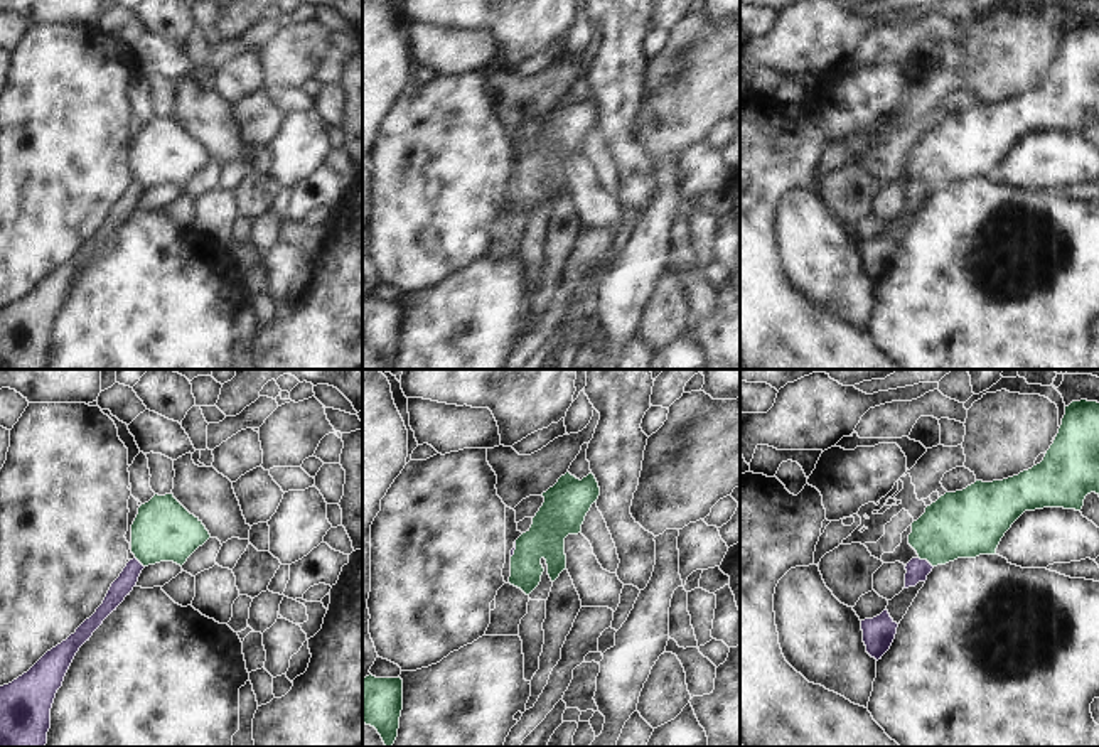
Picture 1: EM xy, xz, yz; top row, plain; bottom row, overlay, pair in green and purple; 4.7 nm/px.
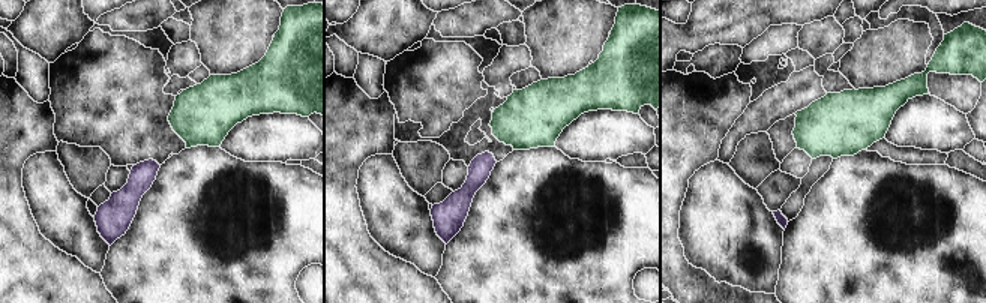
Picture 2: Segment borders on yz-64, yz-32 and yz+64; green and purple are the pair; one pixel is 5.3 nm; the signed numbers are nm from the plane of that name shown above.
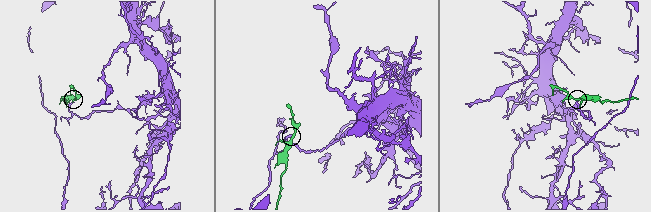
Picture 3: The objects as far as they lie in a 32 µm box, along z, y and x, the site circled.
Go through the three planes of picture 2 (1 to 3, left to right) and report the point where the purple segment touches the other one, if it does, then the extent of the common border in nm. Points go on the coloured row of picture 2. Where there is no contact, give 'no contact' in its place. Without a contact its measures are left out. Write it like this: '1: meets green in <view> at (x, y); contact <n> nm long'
1: no contact
2: no contact
3: no contact

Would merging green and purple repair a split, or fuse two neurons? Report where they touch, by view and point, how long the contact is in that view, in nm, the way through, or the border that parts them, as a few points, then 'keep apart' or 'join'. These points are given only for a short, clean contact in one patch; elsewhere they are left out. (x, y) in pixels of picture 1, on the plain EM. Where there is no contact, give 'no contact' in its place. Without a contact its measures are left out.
yz (926, 181) | 90 nm | along yz (917, 179), (932, 189) | keep apart

